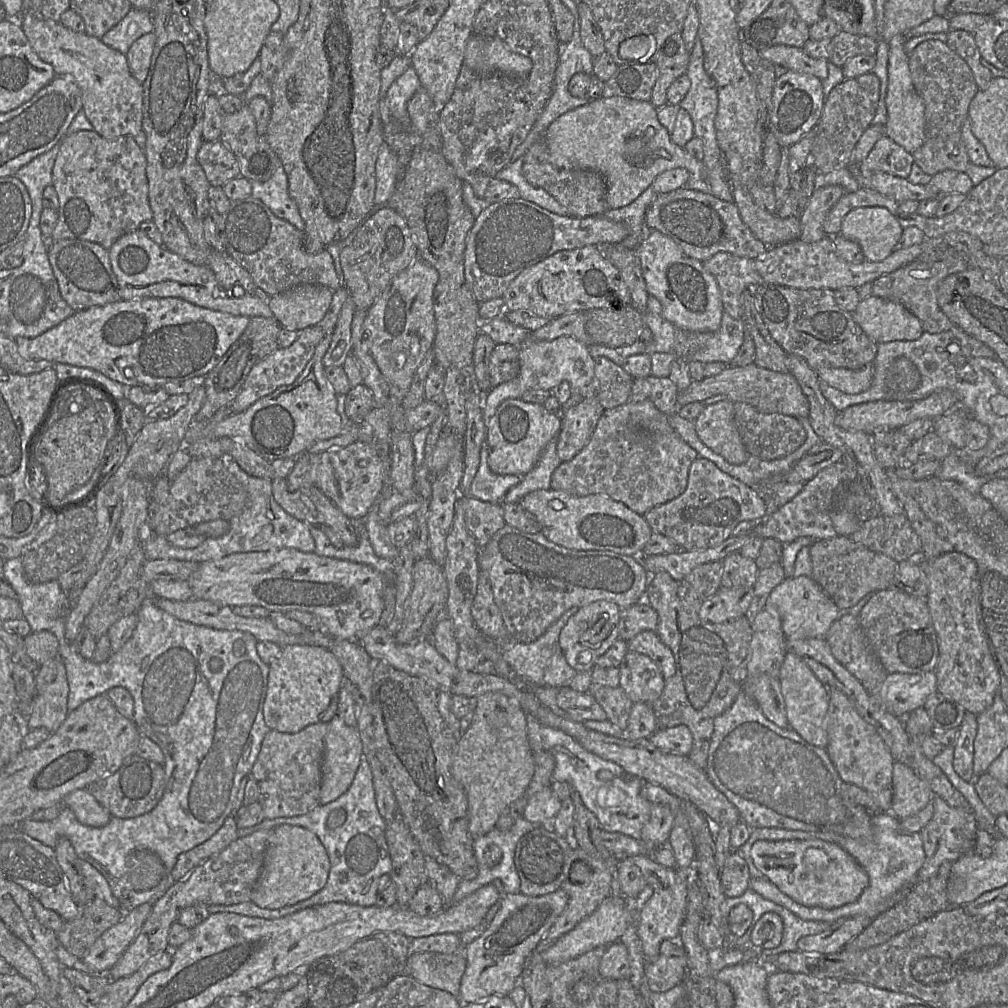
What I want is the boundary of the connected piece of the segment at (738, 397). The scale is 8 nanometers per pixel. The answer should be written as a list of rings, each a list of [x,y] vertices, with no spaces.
[[[755,363],[741,367],[730,366],[718,375],[705,377],[701,381],[692,380],[690,386],[686,390],[678,393],[677,402],[679,406],[684,406],[688,403],[704,401],[707,398],[720,394],[726,395],[732,402],[745,402],[750,404],[762,413],[780,413],[798,419],[809,417],[810,414],[808,399],[804,395],[799,382],[790,372],[782,373],[761,368]]]

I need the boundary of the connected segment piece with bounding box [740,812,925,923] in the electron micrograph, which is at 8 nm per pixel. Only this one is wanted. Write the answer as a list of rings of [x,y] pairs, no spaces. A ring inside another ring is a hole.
[[[891,812],[872,813],[872,837],[869,840],[854,839],[834,832],[790,830],[775,827],[753,828],[747,842],[740,848],[741,855],[748,853],[748,857],[750,857],[752,845],[759,840],[824,840],[832,842],[843,848],[868,874],[869,884],[859,898],[854,902],[836,908],[804,906],[782,892],[767,877],[751,876],[750,887],[755,892],[763,898],[787,908],[803,920],[834,923],[841,918],[855,915],[866,915],[873,920],[901,901],[917,882],[921,882],[917,881],[917,873],[925,860],[921,834],[920,832],[901,833],[899,819]]]

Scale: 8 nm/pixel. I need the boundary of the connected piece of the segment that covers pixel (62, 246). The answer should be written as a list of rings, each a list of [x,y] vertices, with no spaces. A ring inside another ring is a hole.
[[[80,239],[48,241],[48,258],[61,297],[74,310],[82,311],[121,300],[109,251],[100,244]]]

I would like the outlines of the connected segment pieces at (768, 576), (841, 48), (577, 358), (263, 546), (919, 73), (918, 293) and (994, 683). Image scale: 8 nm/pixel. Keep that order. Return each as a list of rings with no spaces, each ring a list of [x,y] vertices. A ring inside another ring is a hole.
[[[781,562],[759,570],[756,583],[753,586],[753,596],[748,615],[753,617],[764,609],[772,590],[786,579]]]
[[[840,31],[831,39],[829,45],[829,59],[836,66],[843,67],[851,58],[857,55],[875,55],[879,37],[855,35]]]
[[[562,336],[551,341],[534,341],[531,339],[525,339],[521,344],[519,344],[518,348],[520,360],[519,375],[511,381],[499,384],[483,395],[482,410],[486,420],[486,425],[487,419],[491,418],[495,414],[498,406],[506,399],[520,398],[521,395],[528,390],[551,391],[563,381],[570,383],[574,390],[579,390],[589,385],[595,377],[594,359],[589,352],[589,347],[573,337]]]
[[[227,457],[227,468],[236,479],[245,487],[249,500],[243,512],[231,518],[229,521],[229,531],[217,538],[206,538],[202,543],[194,548],[180,548],[172,545],[165,536],[152,533],[148,528],[148,517],[144,533],[142,533],[142,547],[147,560],[172,558],[185,561],[203,562],[217,560],[233,553],[243,552],[265,552],[281,548],[294,548],[302,552],[313,552],[315,541],[311,535],[309,525],[287,513],[274,499],[272,493],[271,480],[254,477],[245,472],[239,464]],[[267,524],[273,526],[272,535],[268,540],[253,545],[253,538],[260,529]]]
[[[929,39],[921,42],[918,44],[915,49],[912,51],[912,53],[909,55],[909,71],[911,74],[912,82],[914,85],[914,88],[917,92],[917,94],[922,98],[924,104],[925,104],[925,140],[924,143],[920,148],[918,148],[916,151],[913,152],[914,160],[916,164],[919,165],[919,167],[928,175],[934,176],[935,174],[942,172],[944,170],[956,170],[959,172],[966,172],[966,169],[970,163],[970,159],[968,156],[968,153],[966,151],[966,147],[964,145],[964,142],[962,140],[962,124],[965,121],[966,118],[969,117],[969,107],[971,104],[971,101],[973,100],[974,96],[978,92],[978,87],[973,75],[972,70],[968,66],[968,64],[953,50],[951,50],[948,45],[938,39]]]
[[[943,240],[938,241],[934,251],[925,253],[896,271],[876,279],[873,282],[873,295],[902,304],[920,319],[926,332],[933,334],[946,332],[954,324],[938,304],[937,288],[947,276],[962,272],[969,267],[965,255],[959,254]]]
[[[949,552],[932,559],[921,559],[920,564],[927,577],[926,601],[939,646],[935,669],[937,691],[959,703],[966,712],[980,714],[992,705],[999,691],[1000,675],[979,621],[976,562],[960,552]]]

